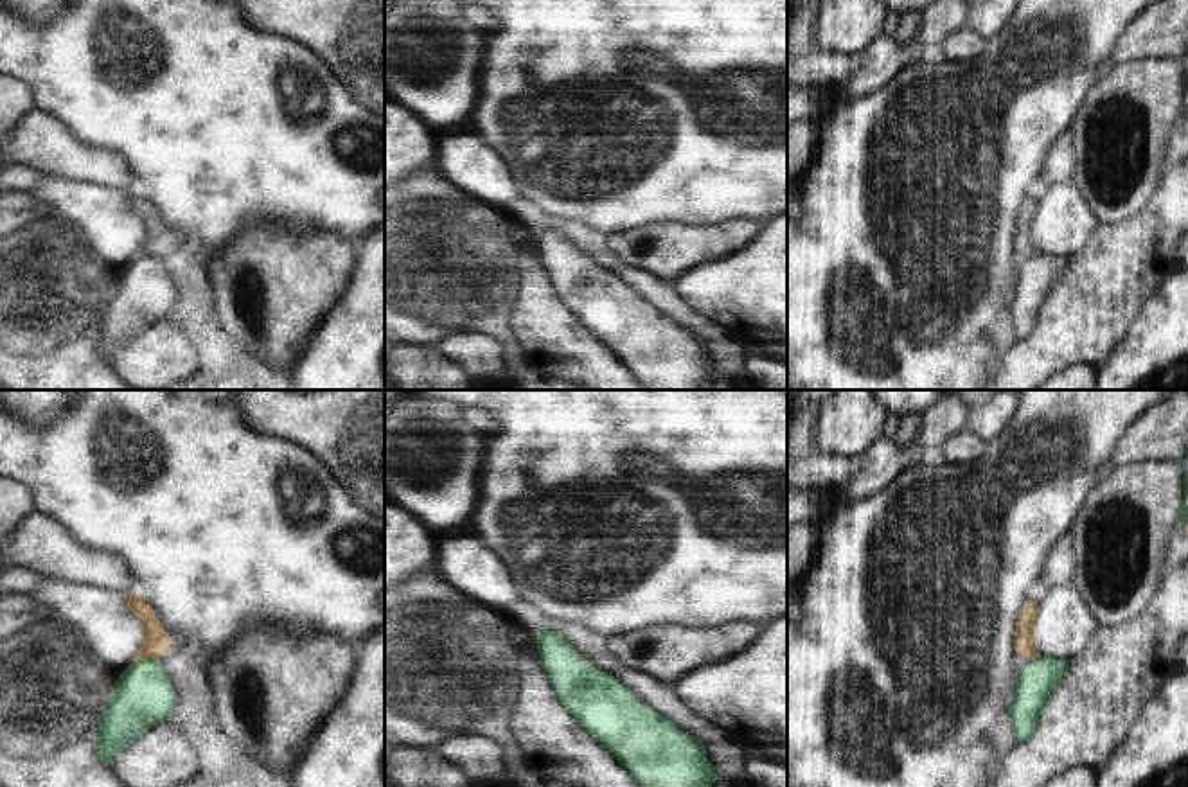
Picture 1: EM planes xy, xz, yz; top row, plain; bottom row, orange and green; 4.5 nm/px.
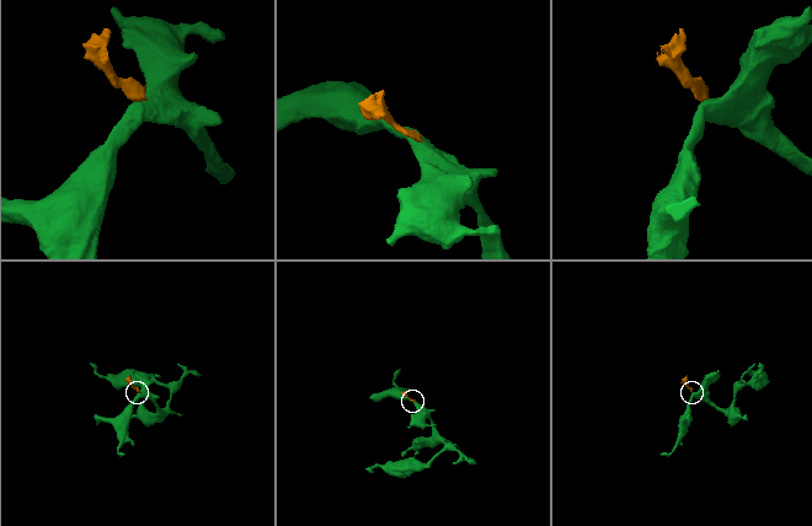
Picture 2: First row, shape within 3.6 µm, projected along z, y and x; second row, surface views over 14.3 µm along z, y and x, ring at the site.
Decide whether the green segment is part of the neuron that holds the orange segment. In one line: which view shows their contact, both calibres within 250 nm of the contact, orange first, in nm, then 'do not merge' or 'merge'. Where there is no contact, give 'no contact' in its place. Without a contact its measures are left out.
xy | 120/260 nm | do not merge

